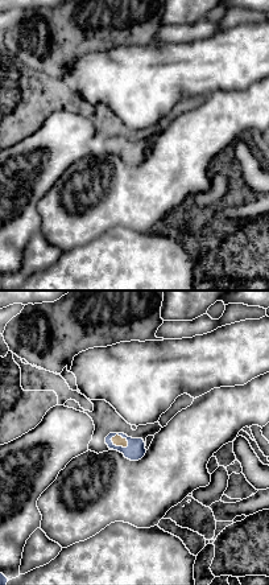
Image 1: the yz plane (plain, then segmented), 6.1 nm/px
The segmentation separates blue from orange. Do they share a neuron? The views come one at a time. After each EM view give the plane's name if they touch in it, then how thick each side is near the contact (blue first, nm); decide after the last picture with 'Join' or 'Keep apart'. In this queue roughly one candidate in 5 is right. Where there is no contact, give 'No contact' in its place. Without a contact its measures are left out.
Touches blue in yz. Thickness 120 nm (blue) against 70 nm

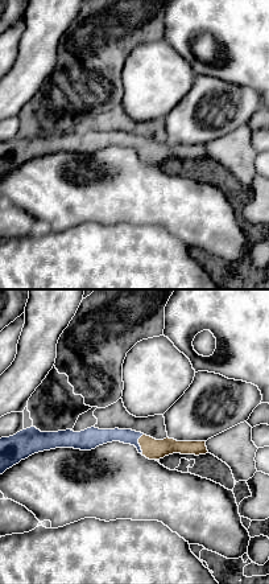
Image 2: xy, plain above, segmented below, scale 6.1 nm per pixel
Touches blue in xy. Thickness 100 nm (blue) against 130 nm

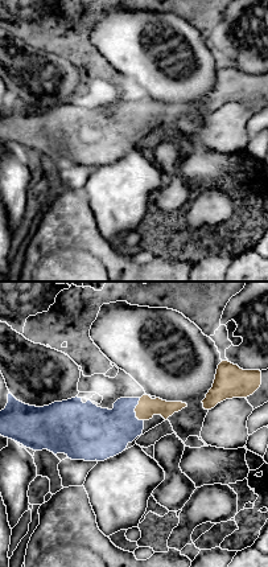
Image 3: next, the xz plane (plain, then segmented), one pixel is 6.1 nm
Touches blue in xz. Thickness 320 nm (blue) against 120 nm

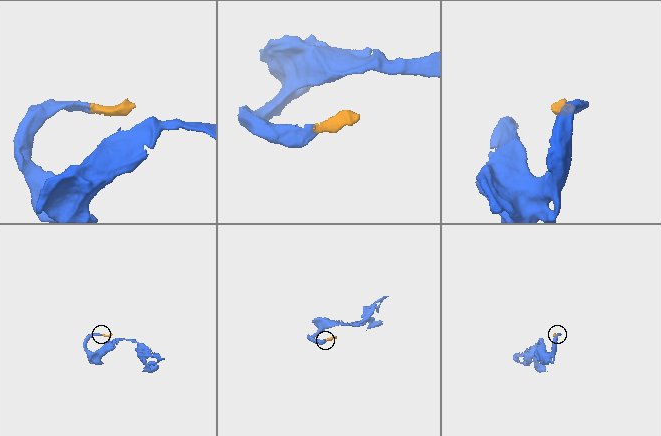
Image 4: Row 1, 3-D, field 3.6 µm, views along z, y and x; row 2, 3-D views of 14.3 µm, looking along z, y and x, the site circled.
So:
Join

